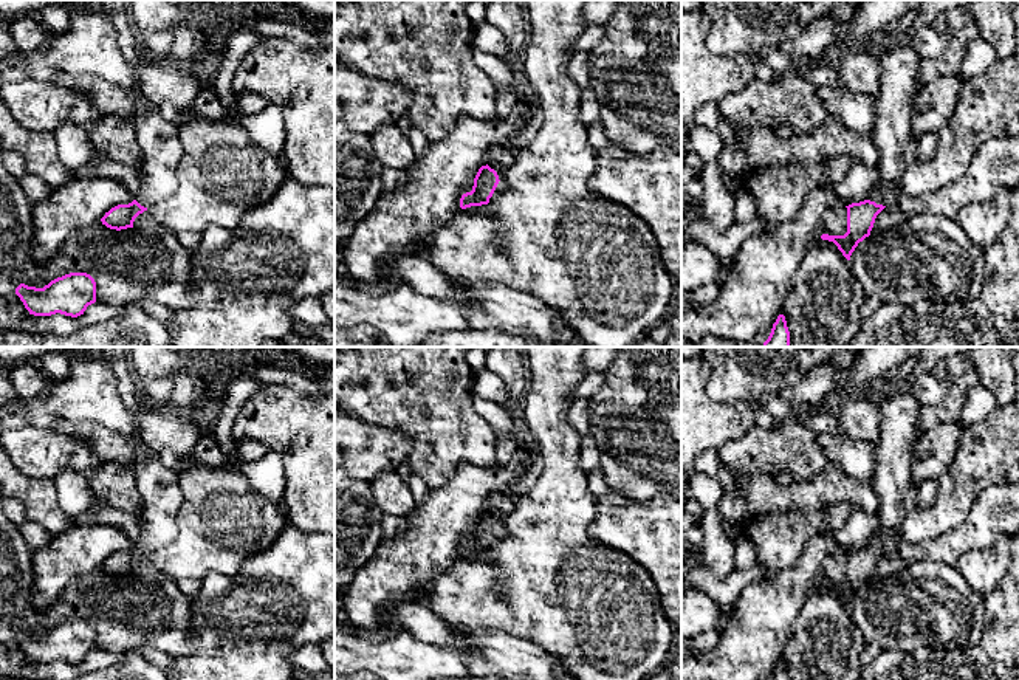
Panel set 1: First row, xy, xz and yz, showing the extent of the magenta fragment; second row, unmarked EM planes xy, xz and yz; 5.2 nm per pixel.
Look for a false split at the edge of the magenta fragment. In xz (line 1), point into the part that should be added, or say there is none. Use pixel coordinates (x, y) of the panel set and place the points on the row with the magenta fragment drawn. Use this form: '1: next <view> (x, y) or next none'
1: next xz (500, 188)

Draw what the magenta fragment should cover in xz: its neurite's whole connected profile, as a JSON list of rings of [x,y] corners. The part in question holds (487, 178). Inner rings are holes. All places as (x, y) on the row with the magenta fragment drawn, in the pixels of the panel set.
[[[488,164],[482,166],[474,178],[472,191],[461,195],[460,208],[494,204],[503,192],[506,192],[506,186],[499,180],[497,172]]]

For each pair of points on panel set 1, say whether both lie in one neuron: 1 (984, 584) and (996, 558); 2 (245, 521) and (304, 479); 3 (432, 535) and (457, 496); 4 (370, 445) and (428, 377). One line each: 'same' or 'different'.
1: same
2: different
3: same
4: different

